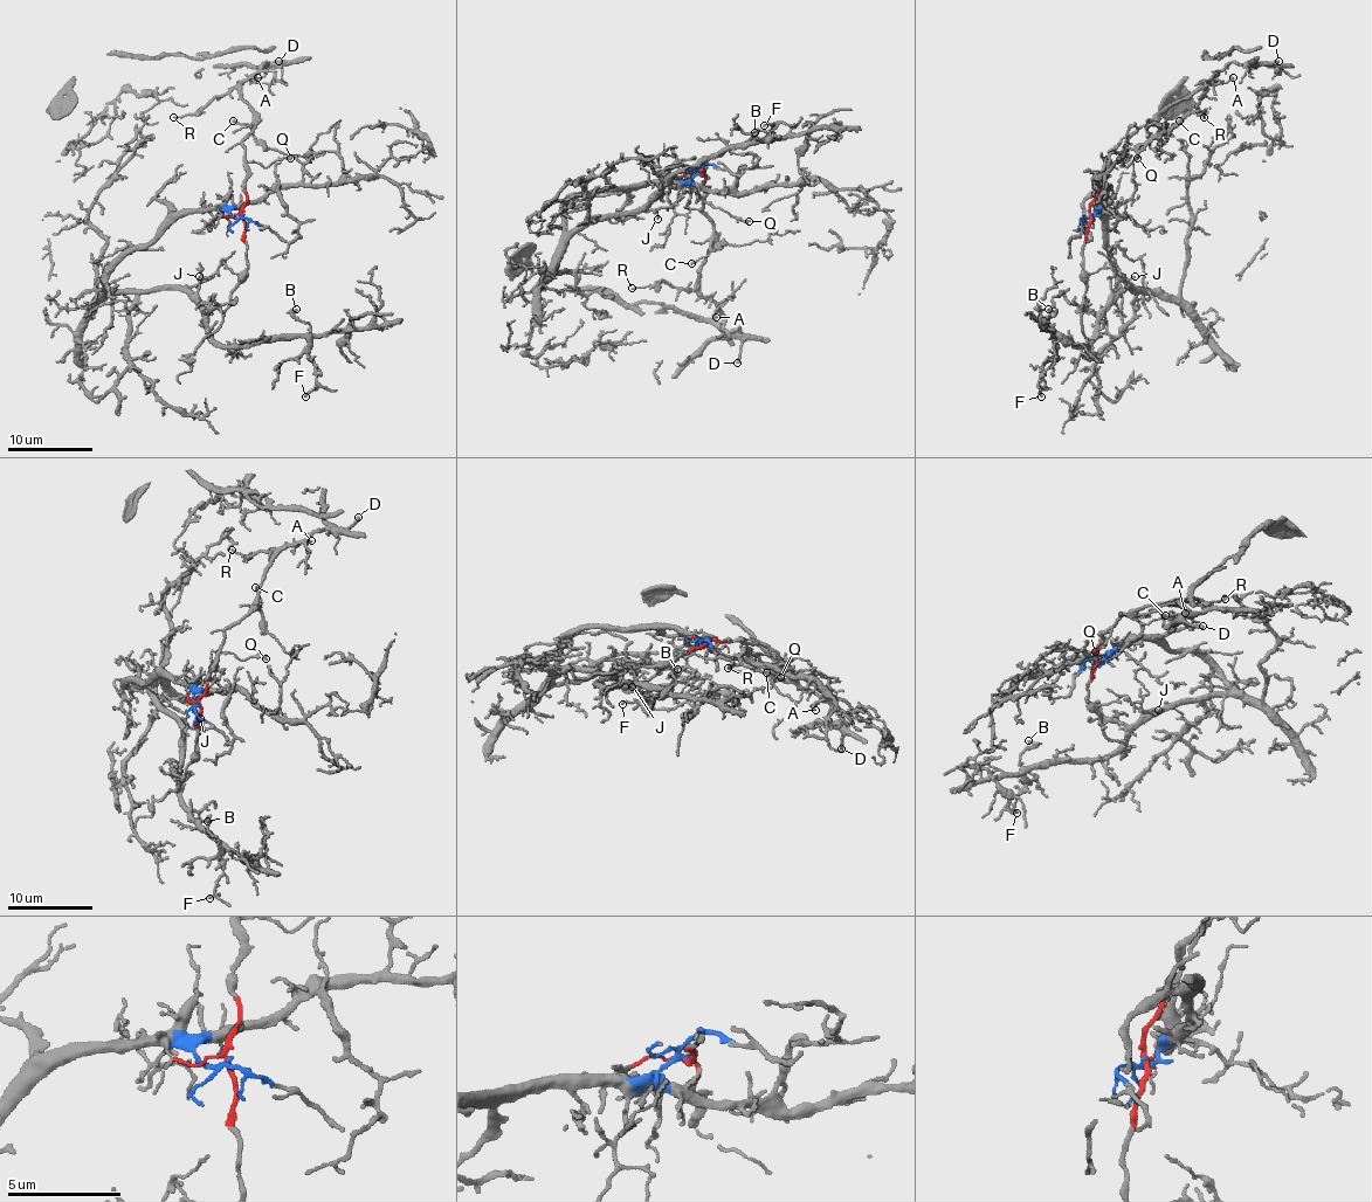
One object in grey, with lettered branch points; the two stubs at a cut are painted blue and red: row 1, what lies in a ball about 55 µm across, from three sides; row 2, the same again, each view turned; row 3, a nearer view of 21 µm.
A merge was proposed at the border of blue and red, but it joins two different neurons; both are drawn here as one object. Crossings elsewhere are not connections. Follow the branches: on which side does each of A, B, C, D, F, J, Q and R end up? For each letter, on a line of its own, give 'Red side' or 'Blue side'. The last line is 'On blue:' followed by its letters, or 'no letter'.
A: Red side
B: Blue side
C: Red side
D: Red side
F: Blue side
J: Blue side
Q: Red side
R: Red side
On blue: B, F, J

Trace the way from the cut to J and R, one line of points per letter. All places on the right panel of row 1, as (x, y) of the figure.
J: (1090, 215), (1098, 209), (1109, 262), (1124, 277), (1148, 290), (1126, 285), (1124, 281), (1135, 277)
R: (1090, 215), (1103, 173), (1142, 126), (1205, 89), (1198, 110), (1205, 116)

